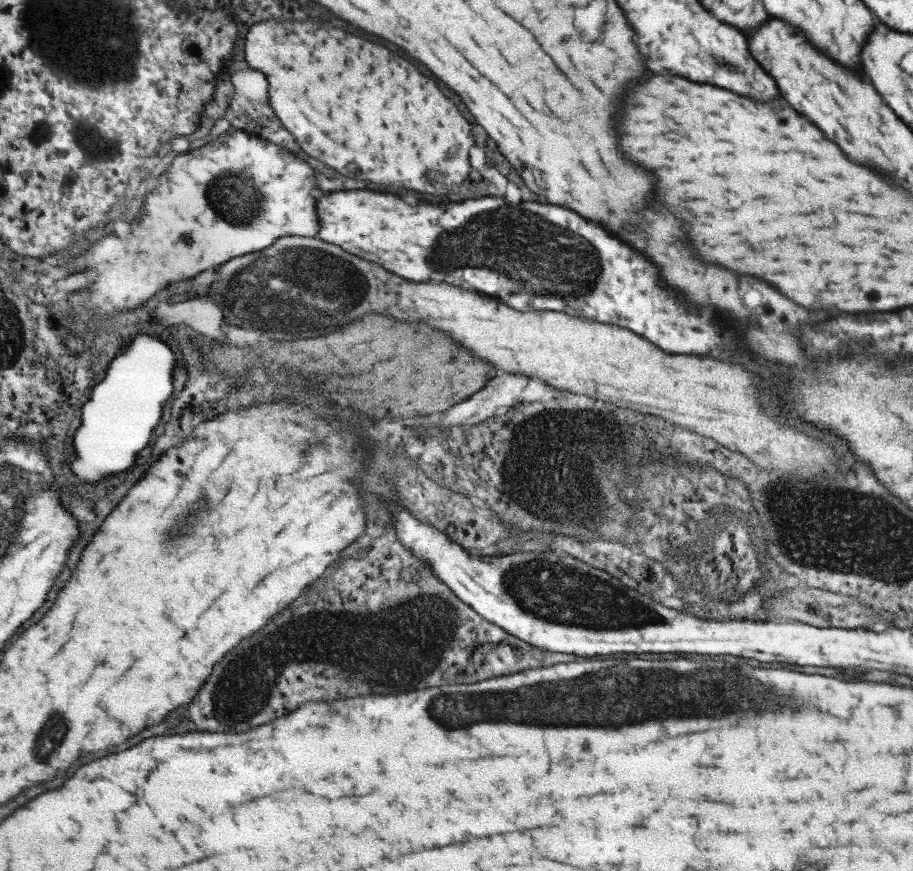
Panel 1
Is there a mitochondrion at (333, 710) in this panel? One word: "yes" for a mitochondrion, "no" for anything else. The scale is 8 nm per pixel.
no

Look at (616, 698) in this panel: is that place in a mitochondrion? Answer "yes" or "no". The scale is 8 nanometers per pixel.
yes

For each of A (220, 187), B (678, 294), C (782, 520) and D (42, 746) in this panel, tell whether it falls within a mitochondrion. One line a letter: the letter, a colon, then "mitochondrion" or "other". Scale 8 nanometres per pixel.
A: mitochondrion
B: other
C: mitochondrion
D: mitochondrion

